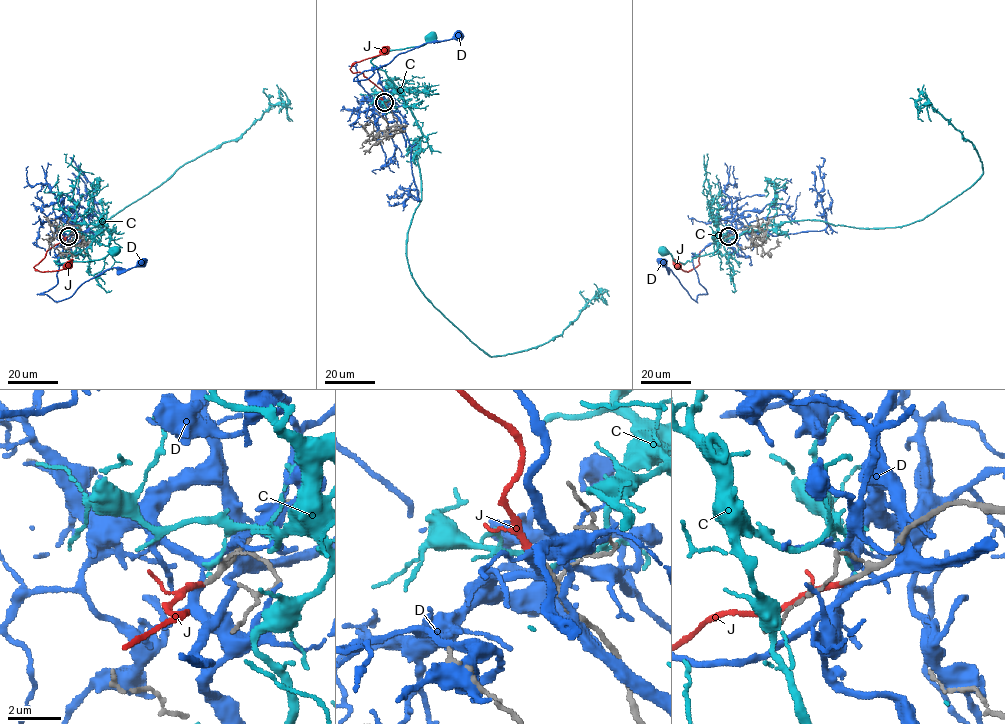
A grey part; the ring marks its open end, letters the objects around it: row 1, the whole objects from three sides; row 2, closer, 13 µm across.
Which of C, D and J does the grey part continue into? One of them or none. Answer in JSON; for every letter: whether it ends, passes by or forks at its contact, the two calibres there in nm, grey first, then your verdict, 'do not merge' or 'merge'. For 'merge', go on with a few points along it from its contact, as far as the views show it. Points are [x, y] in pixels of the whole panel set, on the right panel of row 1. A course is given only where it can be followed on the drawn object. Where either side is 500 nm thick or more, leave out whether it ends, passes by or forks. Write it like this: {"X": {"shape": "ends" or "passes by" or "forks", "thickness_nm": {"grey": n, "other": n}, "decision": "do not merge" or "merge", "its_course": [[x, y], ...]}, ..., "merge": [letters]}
{"C": {"shape": "ends", "thickness_nm": {"grey": 200, "other": 160}, "decision": "do not merge"}, "D": {"shape": "forks", "thickness_nm": {"grey": 170, "other": 240}, "decision": "do not merge"}, "J": {"shape": "ends", "thickness_nm": {"grey": 190, "other": 240}, "decision": "merge", "its_course": [[728, 236], [700, 251], [699, 264], [688, 272], [677, 265]]}, "merge": ["J"]}

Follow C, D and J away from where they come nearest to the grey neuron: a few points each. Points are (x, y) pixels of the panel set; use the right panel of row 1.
C: (730, 236), (728, 231), (718, 233), (723, 236), (718, 248), (685, 263), (663, 252)
D: (729, 236), (721, 243), (709, 243), (692, 259), (700, 284), (707, 293), (699, 294), (696, 301), (662, 263)
J: (728, 236), (700, 251), (699, 264), (688, 272), (677, 265)

